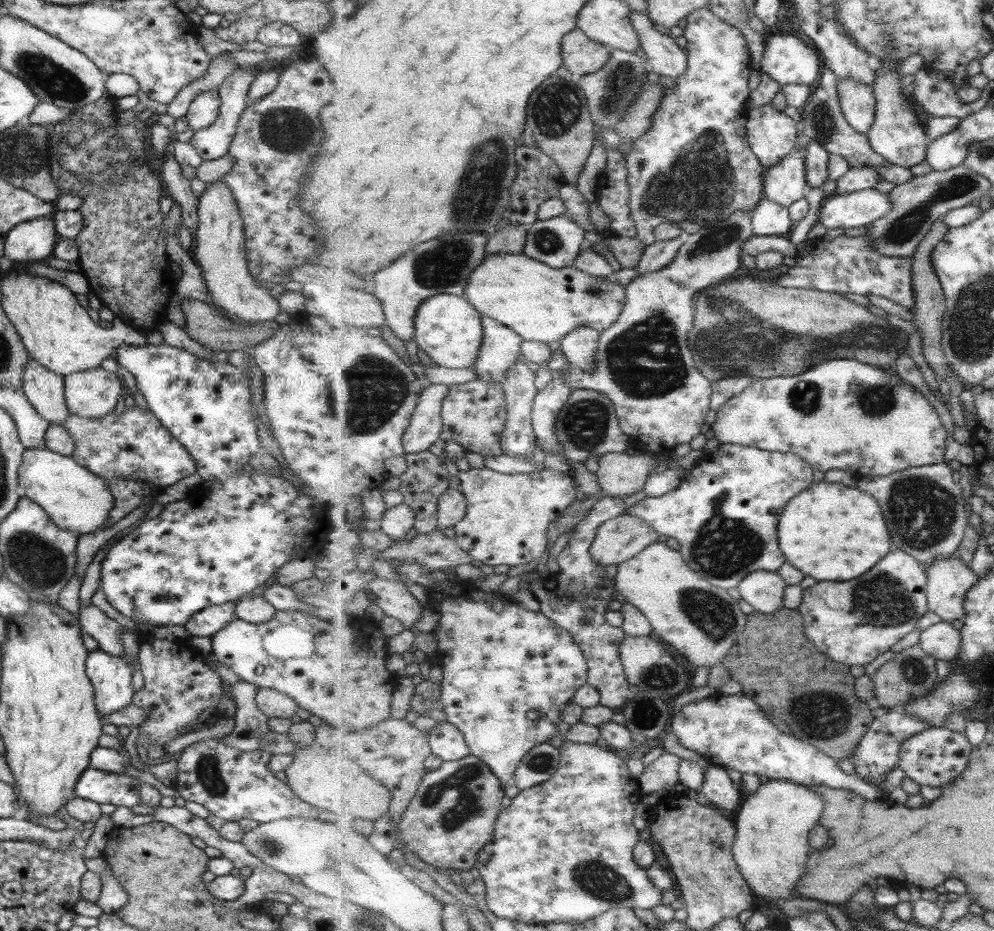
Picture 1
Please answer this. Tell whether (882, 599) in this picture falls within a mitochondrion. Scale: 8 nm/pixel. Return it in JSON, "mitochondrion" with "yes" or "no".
{"mitochondrion":"yes"}

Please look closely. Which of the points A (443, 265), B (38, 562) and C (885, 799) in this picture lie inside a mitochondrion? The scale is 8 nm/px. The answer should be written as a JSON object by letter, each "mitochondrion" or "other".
{"A":"mitochondrion","B":"mitochondrion","C":"other"}

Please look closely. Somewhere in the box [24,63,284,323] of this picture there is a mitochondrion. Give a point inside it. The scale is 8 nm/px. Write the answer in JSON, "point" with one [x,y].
{"point":[100,155]}

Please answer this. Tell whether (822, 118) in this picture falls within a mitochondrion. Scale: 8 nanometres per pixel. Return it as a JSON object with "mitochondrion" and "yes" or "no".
{"mitochondrion":"yes"}

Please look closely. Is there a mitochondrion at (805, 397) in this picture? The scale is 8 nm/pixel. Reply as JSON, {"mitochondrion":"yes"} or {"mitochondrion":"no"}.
{"mitochondrion":"yes"}

